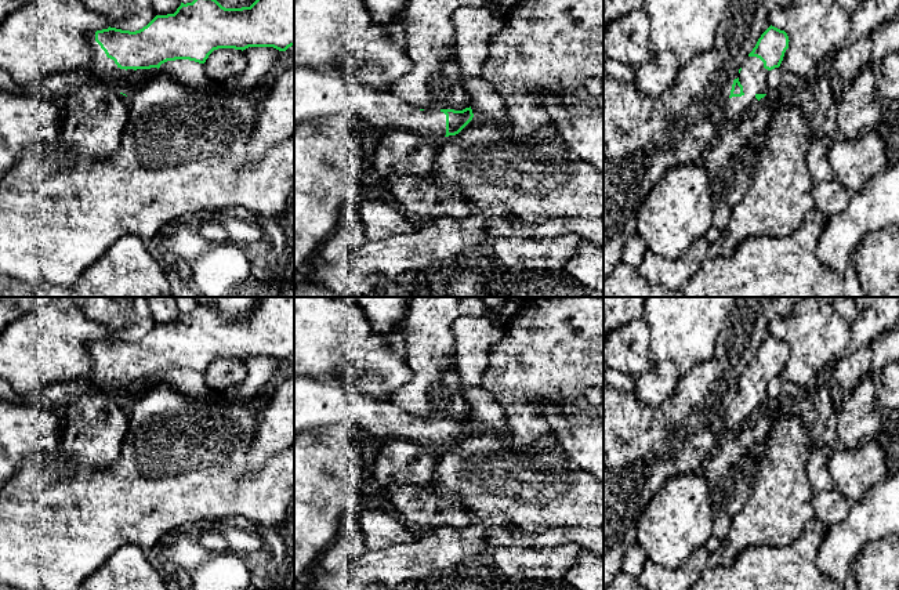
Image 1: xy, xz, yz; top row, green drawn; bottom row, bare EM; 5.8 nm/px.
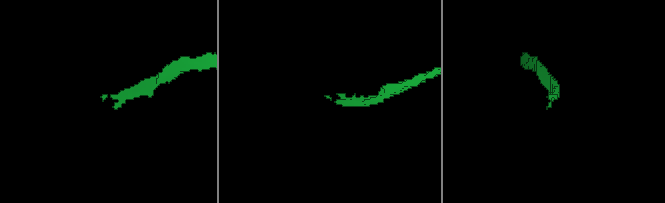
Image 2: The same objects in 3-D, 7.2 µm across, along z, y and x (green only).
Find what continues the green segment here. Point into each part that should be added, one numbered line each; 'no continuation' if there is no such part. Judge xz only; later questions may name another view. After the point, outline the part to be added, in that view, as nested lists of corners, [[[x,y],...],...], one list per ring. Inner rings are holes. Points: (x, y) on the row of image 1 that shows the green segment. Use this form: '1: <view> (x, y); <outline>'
1: xz (316, 96); [[[294,66],[294,124],[334,115],[356,115],[363,129],[413,130],[434,141],[446,135],[446,115],[441,111],[420,111],[392,91],[362,84],[348,75],[322,73]]]

